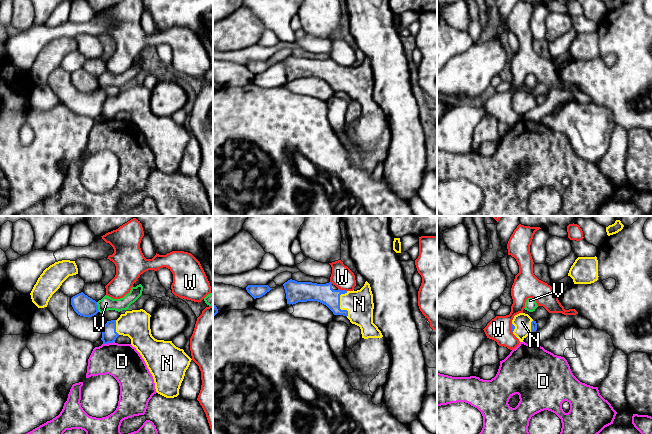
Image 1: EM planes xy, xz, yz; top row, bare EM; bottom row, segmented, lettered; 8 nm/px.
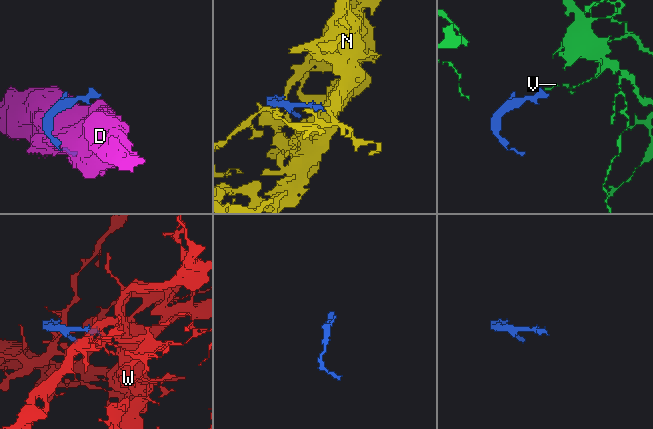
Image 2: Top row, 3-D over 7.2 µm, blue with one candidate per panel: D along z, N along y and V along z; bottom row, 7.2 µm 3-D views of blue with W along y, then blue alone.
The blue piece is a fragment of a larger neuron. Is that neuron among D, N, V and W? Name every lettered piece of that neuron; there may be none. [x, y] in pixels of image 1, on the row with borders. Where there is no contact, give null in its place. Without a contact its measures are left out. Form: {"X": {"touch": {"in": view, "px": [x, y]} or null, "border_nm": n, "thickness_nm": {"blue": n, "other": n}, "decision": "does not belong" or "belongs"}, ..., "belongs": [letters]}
{"D": {"touch": {"in": "xy", "px": [108, 342]}, "border_nm": 100, "thickness_nm": {"blue": 120, "other": 280}, "decision": "does not belong"}, "N": {"touch": {"in": "xz", "px": [339, 305]}, "border_nm": 200, "thickness_nm": {"blue": 160, "other": 220}, "decision": "belongs"}, "V": {"touch": {"in": "xy", "px": [97, 307]}, "border_nm": 80, "thickness_nm": {"blue": 160, "other": 110}, "decision": "does not belong"}, "W": {"touch": {"in": "xz", "px": [342, 290]}, "border_nm": 80, "thickness_nm": {"blue": 160, "other": 180}, "decision": "does not belong"}, "belongs": ["N"]}

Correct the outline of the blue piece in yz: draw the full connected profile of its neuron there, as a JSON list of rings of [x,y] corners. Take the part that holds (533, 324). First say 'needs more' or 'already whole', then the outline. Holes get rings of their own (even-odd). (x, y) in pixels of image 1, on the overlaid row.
needs more; [[[519,313],[512,320],[511,329],[520,342],[537,330],[537,323],[528,314]]]

